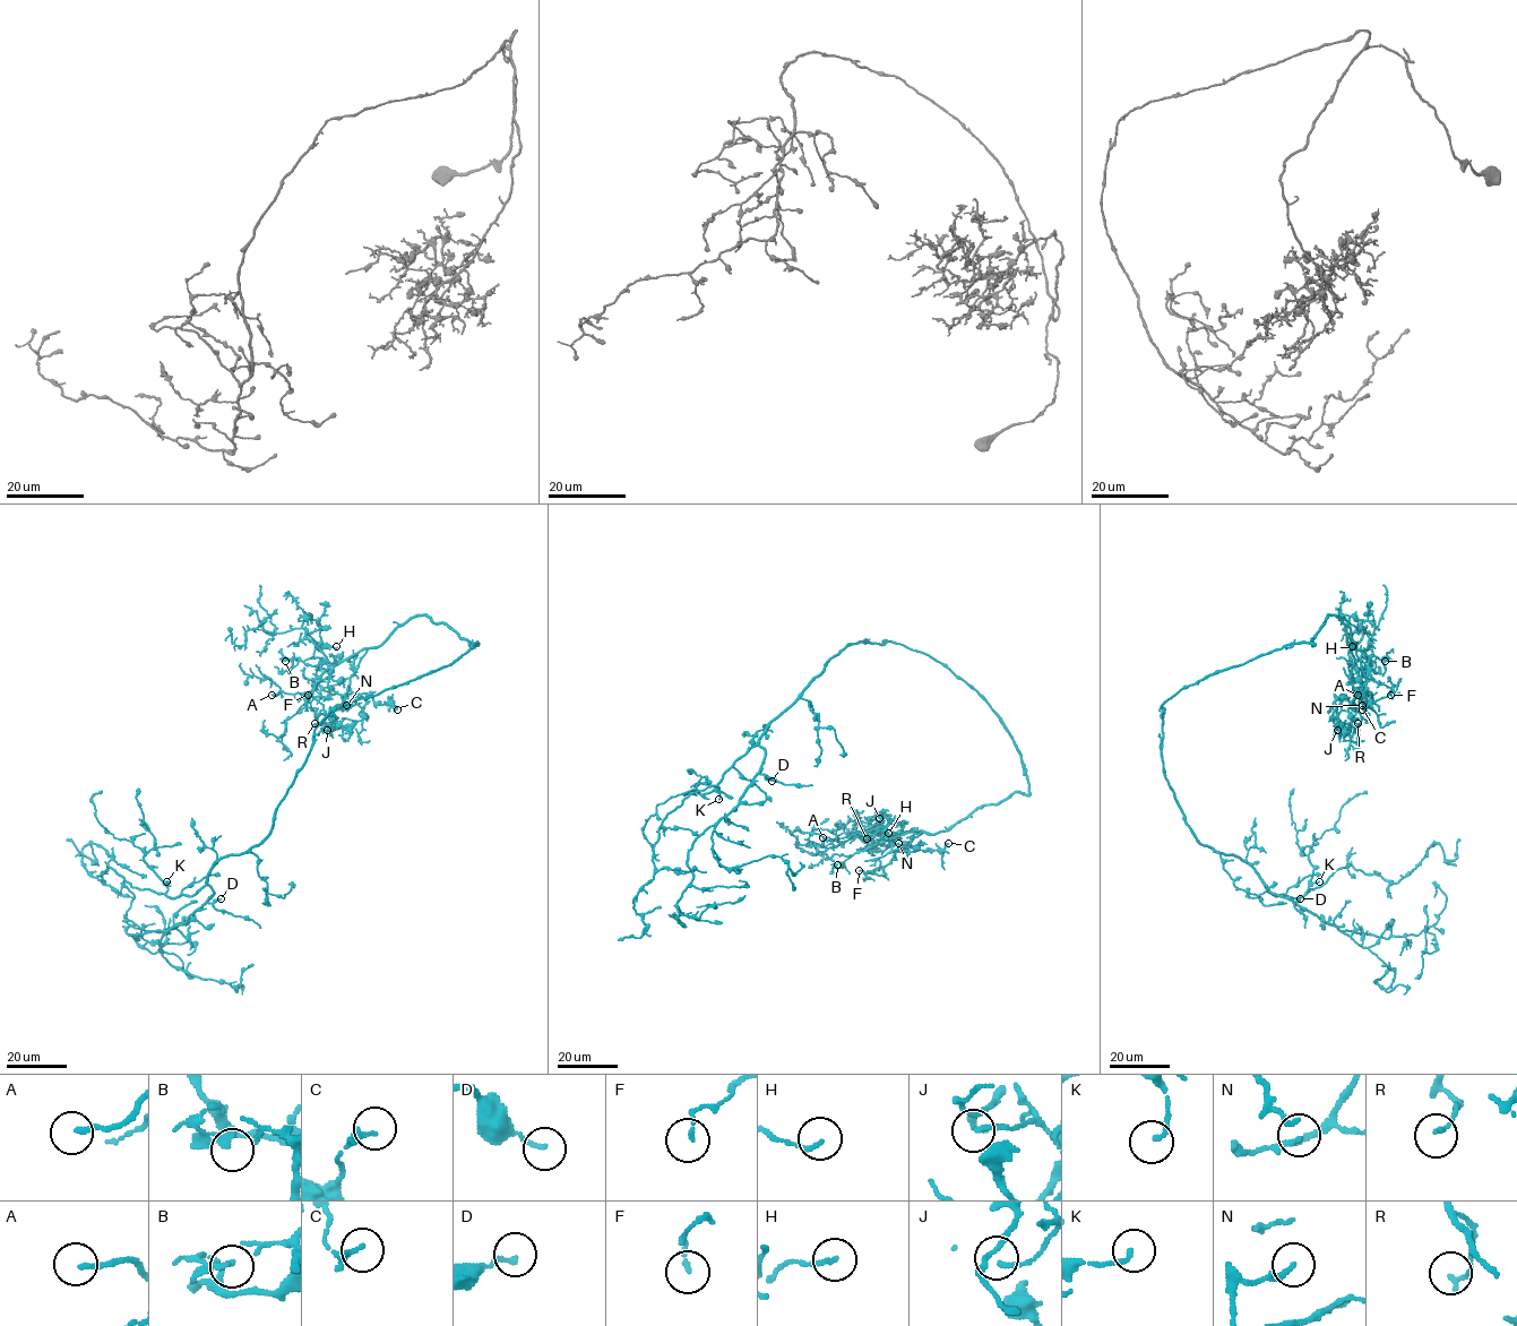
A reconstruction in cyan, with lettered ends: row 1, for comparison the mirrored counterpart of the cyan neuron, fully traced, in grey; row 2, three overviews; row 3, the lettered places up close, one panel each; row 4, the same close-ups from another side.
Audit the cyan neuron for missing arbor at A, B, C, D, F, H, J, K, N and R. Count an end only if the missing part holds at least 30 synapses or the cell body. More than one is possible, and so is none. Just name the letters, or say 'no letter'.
A

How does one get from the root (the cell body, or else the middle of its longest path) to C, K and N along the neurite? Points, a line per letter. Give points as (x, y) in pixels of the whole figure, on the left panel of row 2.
C: (332, 709), (446, 666), (477, 642), (415, 616), (370, 646), (343, 698), (368, 694), (397, 709)
K: (332, 709), (315, 730), (310, 754), (268, 835), (240, 854), (223, 857), (194, 895), (169, 897), (166, 881)
N: (332, 709), (446, 666), (477, 642), (415, 616), (367, 651), (350, 679), (352, 699), (341, 707), (346, 705)

